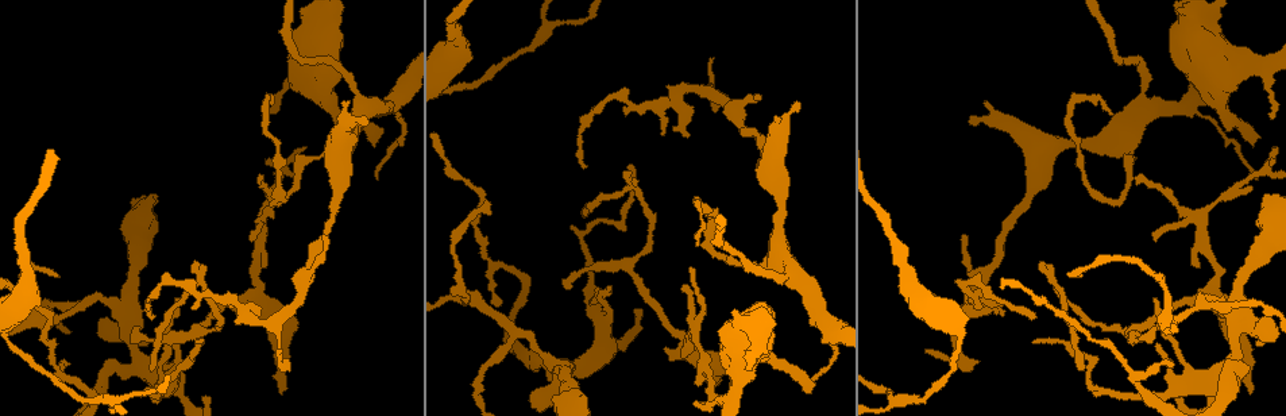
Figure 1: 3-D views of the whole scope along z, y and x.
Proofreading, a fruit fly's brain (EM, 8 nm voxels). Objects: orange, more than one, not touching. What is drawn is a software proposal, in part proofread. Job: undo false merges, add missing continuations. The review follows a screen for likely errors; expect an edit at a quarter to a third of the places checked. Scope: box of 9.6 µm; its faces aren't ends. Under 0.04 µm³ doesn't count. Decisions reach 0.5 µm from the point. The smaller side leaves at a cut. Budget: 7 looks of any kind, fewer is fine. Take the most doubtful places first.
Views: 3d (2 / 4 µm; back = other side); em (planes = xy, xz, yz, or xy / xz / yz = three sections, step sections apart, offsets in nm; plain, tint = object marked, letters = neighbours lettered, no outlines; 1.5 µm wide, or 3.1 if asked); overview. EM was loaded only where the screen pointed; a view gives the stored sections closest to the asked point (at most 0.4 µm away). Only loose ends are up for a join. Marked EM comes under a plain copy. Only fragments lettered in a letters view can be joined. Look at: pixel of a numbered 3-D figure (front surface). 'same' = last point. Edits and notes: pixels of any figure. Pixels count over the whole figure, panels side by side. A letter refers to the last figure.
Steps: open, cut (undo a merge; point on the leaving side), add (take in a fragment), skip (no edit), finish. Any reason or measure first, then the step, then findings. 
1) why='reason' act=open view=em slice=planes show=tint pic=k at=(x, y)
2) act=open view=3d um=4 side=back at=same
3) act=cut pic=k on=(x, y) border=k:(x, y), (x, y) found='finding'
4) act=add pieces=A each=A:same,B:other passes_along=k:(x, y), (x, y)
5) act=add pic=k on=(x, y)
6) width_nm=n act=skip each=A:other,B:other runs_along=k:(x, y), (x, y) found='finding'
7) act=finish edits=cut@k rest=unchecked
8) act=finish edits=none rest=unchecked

why='branch stops here' act=open view=3d um=4 pic=1 at=(178, 298)

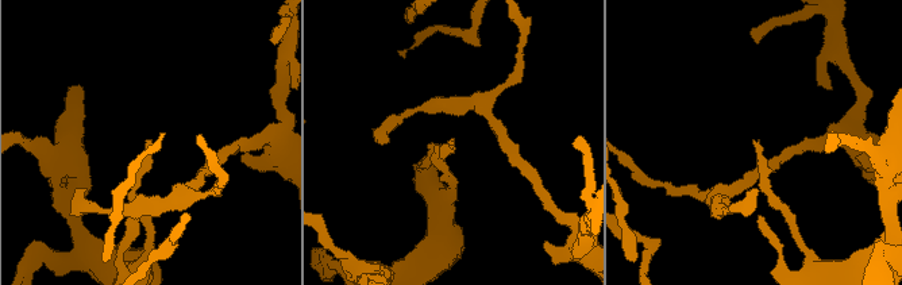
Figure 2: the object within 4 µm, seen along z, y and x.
why='now the EM' act=open view=em slice=yz step=8 show=letters pic=2 at=(755, 141)

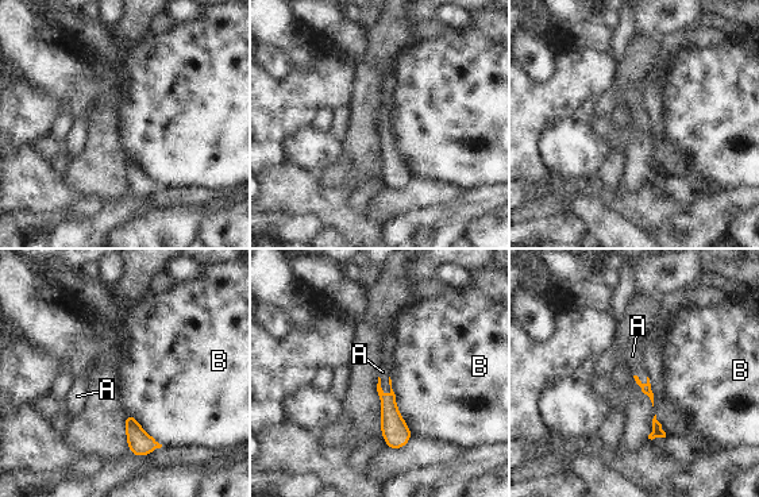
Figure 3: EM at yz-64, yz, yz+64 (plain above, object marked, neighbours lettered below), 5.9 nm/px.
why='another direction' act=open view=em slice=planes show=letters at=same

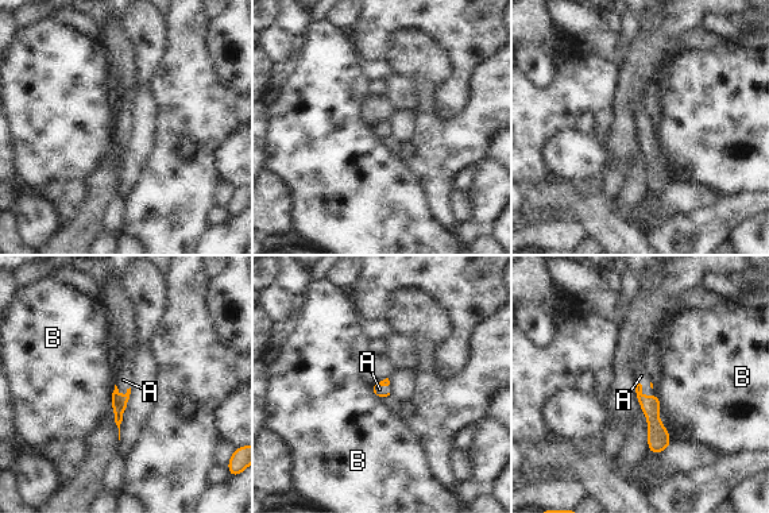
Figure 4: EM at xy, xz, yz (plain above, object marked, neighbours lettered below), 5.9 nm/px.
act=add pieces=A each=A:same,B:other passes_along=4:(385, 382), (379, 385), (379, 389) found='it goes on there'

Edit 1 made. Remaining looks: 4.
act=open view=overview

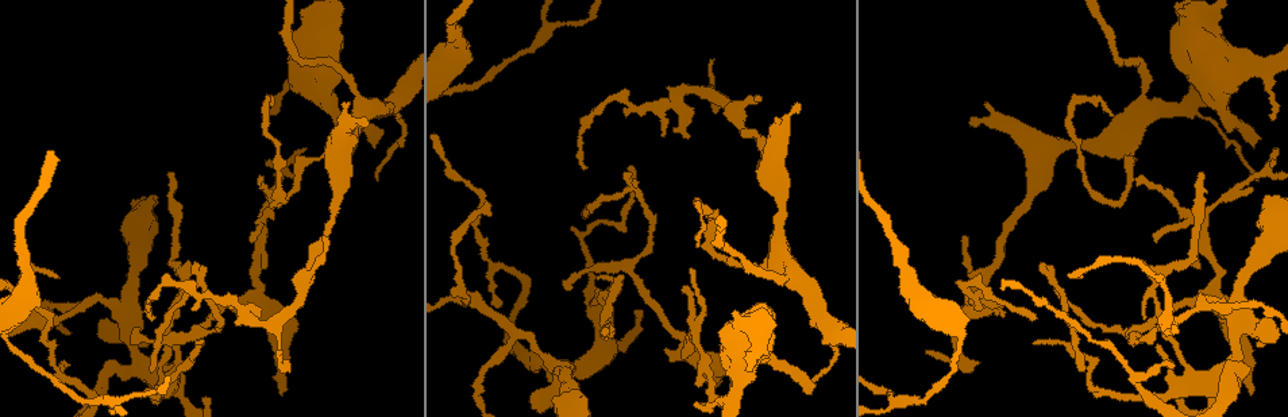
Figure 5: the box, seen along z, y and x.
why='branch stops here' act=open view=em slice=xz step=4 show=letters pic=5 at=(1251, 392)

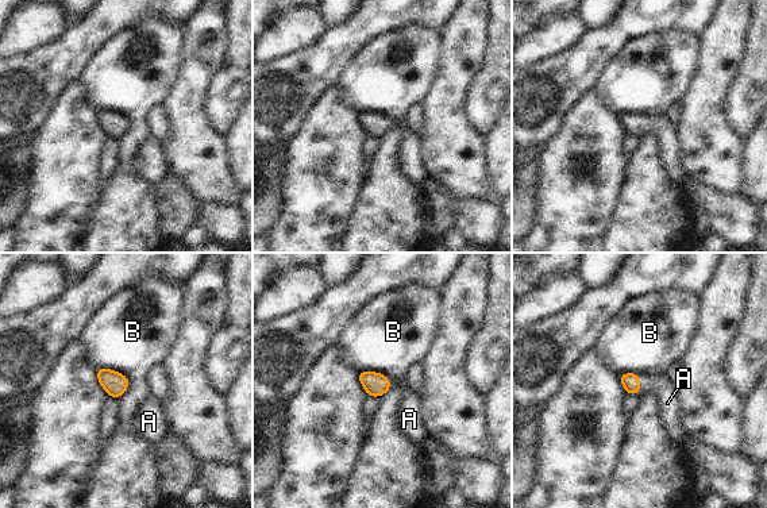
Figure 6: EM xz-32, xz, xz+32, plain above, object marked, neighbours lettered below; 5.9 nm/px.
why='cut it another way' act=open view=em slice=xy step=8 show=letters at=same

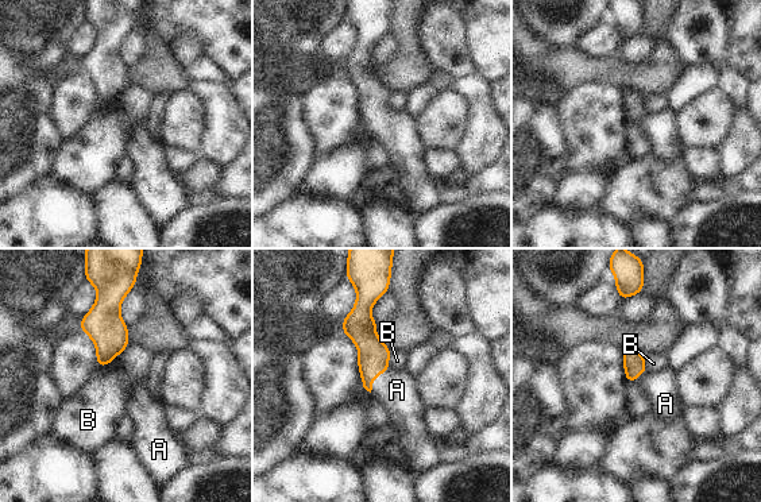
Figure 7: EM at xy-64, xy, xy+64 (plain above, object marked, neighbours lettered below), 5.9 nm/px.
act=add pieces=A each=A:same,B:other passes_along=7:(373, 360), (374, 377), (397, 390) found='it goes on there'

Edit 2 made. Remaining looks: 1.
why='end of a long branch' act=open view=em slice=planes show=letters pic=5 at=(1202, 172)

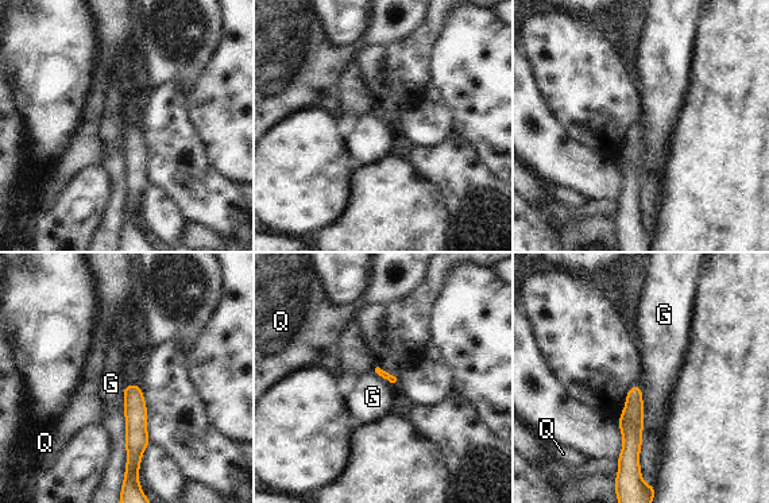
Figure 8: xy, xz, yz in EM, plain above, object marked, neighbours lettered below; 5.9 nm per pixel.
act=skip each=G:other,Q:other found='none of them fits'

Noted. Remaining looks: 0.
act=finish edits=add@4,add@7 rest=unchecked

